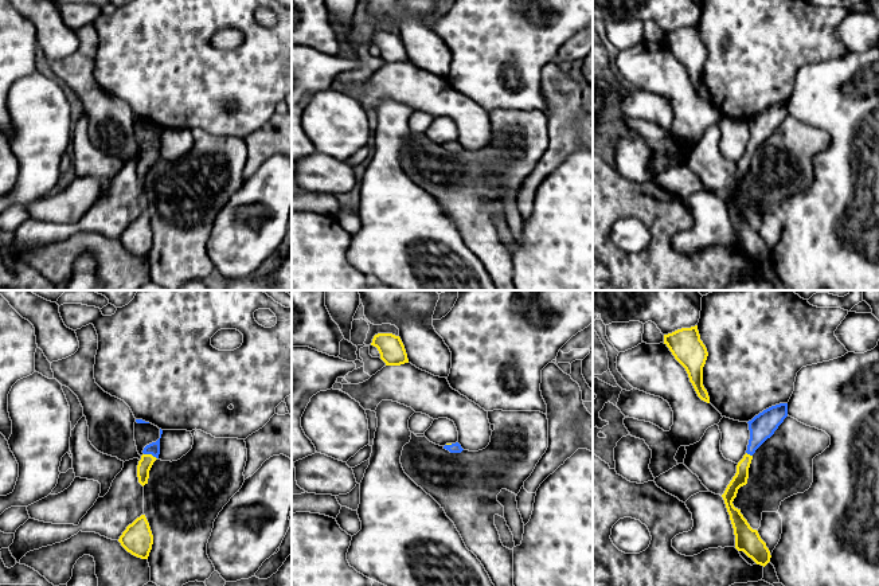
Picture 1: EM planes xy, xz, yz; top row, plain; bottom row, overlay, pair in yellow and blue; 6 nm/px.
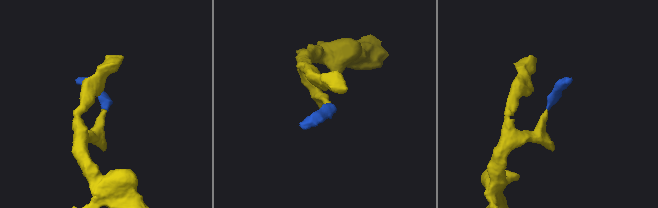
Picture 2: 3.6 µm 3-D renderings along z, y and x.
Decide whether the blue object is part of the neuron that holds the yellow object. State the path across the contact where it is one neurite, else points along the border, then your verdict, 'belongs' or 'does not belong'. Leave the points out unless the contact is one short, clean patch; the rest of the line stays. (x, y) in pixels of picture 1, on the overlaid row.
way xy (144, 465), (151, 454), (153, 448); belongs

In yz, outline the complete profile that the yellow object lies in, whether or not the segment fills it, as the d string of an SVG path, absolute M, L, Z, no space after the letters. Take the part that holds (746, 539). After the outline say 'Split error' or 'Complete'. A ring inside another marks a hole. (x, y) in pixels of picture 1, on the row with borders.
M780 403L771 406L751 421L749 421L750 440L746 454L737 465L737 473L727 485L722 495L735 535L735 548L743 551L757 564L766 566L770 562L770 551L766 543L761 539L757 530L753 530L747 520L741 513L741 509L735 508L732 501L737 497L738 489L747 484L749 468L755 450L770 438L778 426L788 417L788 403Z. Split error

